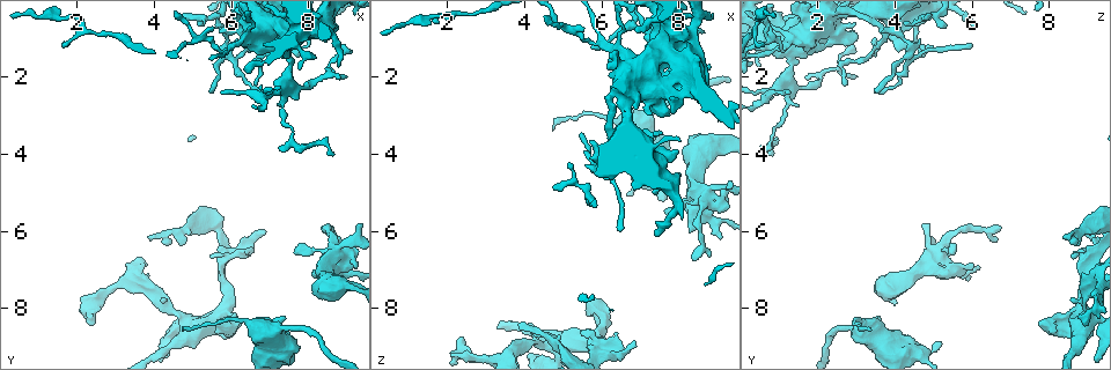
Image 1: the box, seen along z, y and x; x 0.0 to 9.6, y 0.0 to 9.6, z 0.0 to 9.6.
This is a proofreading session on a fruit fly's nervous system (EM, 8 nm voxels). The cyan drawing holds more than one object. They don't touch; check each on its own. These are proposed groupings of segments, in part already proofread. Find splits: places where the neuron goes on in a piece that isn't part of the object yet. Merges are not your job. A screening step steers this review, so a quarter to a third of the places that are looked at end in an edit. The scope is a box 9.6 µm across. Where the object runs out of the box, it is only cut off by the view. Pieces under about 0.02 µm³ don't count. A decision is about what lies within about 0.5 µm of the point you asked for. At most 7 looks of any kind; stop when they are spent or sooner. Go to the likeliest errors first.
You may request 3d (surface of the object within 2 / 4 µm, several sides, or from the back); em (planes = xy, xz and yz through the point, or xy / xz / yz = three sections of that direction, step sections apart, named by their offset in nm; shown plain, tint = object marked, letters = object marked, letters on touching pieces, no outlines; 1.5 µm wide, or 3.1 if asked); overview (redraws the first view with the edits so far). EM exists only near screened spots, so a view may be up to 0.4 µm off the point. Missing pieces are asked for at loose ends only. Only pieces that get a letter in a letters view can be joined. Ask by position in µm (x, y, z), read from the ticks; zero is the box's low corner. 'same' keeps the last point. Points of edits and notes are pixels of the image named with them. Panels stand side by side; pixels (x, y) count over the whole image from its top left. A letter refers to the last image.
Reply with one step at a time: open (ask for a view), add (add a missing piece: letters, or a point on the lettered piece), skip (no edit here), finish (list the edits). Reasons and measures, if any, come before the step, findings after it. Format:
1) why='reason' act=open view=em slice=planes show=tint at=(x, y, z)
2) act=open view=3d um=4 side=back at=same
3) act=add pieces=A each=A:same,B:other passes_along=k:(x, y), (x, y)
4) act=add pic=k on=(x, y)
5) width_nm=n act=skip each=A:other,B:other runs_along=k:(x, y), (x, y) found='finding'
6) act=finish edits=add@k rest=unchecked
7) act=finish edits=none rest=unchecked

why='free end' act=open view=em slice=planes show=letters at=(2.40, 8.40, 8.95)

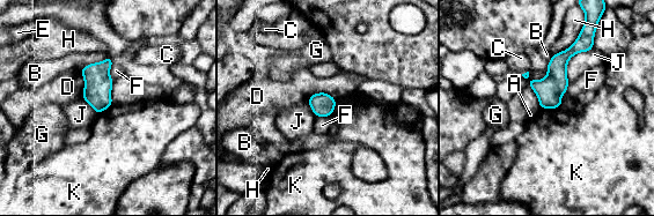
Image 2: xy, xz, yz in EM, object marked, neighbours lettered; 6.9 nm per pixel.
act=skip each=A:other,B:other,C:other,D:other,E:other,F:other,G:other,H:other,J:other,K:other runs_along=2:(586, 46), (558, 64), (542, 105) found='no lettered piece goes on from it'

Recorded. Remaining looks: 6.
why='branch stops here' act=open view=em slice=planes show=letters at=(8.50, 4.10, 0.75)

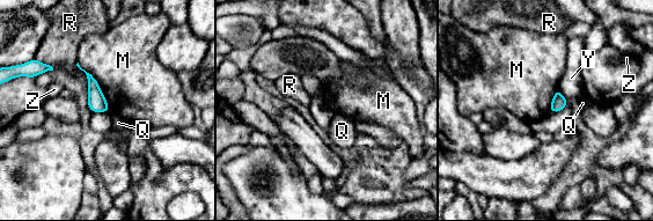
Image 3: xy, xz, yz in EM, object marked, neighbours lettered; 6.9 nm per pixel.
width_nm=100 act=skip each=M:other,Q:other,R:other,Y:other,Z:other border=3:(76, 63), (86, 75), (87, 86) found='none of them fits'

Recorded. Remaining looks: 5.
why='tapers out' act=open view=3d um=4 side=back at=(8.75, 2.10, 1.70)

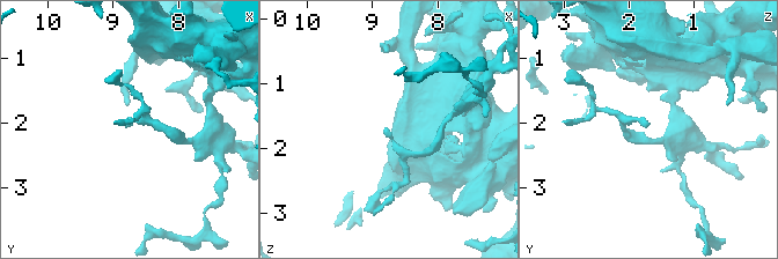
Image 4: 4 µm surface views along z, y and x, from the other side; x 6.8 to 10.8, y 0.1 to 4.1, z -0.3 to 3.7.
why='need the tissue' act=open view=em slice=planes show=letters at=(8.80, 2.05, 1.70)

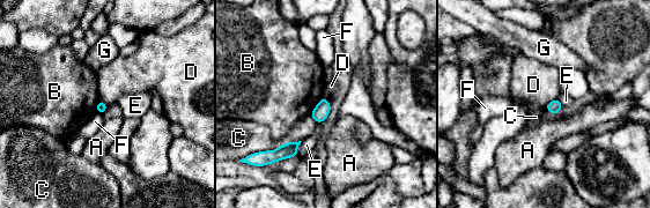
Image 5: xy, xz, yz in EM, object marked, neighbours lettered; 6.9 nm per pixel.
act=skip each=A:other,B:other,C:other,D:other,E:other,F:other,G:other border=5:(281, 145), (274, 149), (263, 151) found='no lettered piece goes on from it'

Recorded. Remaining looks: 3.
act=finish edits=none rest=unchecked

